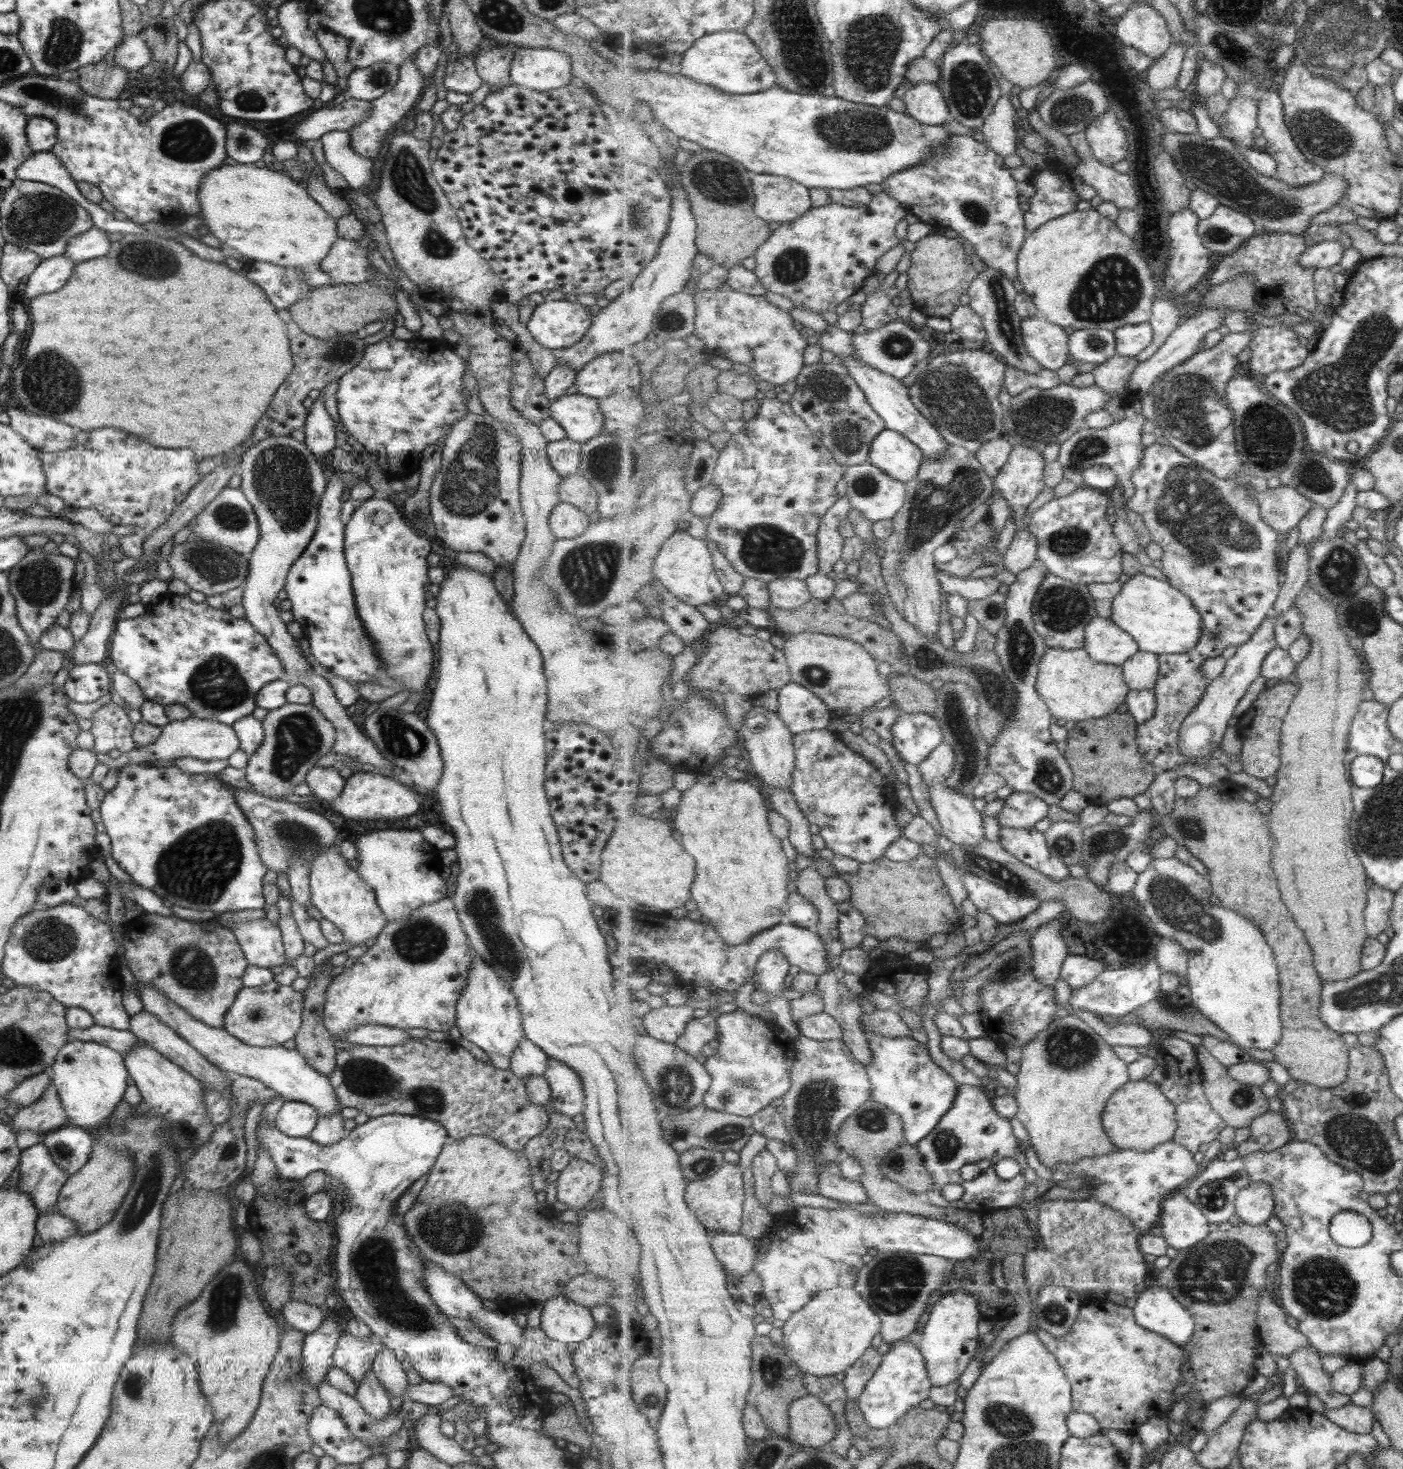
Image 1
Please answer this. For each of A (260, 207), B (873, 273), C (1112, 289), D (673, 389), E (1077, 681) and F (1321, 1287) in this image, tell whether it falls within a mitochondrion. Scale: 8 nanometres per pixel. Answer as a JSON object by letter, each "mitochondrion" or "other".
{"A":"other","B":"other","C":"mitochondrion","D":"other","E":"other","F":"mitochondrion"}

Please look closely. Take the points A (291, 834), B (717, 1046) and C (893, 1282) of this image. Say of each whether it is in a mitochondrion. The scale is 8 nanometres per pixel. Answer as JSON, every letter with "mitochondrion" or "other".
{"A":"mitochondrion","B":"other","C":"mitochondrion"}

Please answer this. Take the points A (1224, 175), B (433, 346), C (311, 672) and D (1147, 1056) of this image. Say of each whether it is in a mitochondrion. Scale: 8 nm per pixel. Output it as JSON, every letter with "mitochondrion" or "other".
{"A":"mitochondrion","B":"other","C":"other","D":"other"}

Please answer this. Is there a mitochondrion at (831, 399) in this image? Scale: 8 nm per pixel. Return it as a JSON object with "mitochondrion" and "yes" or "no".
{"mitochondrion":"yes"}

